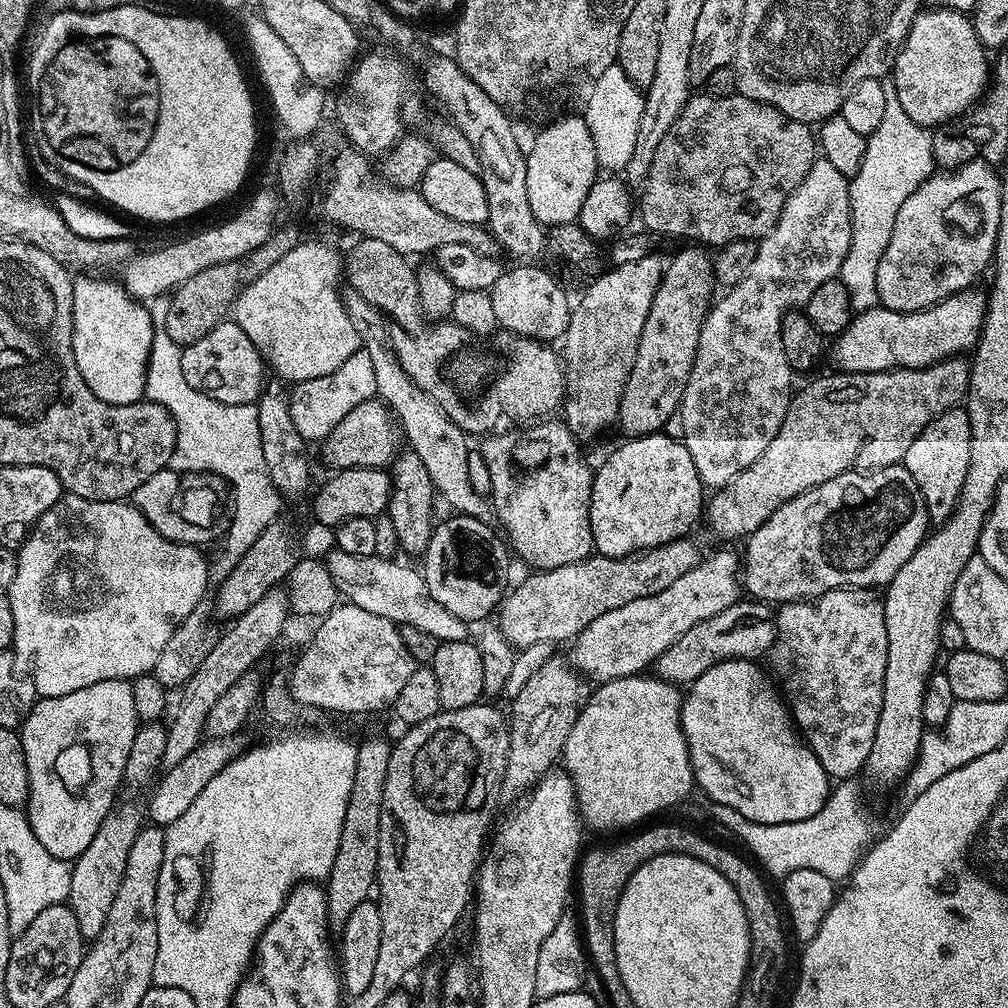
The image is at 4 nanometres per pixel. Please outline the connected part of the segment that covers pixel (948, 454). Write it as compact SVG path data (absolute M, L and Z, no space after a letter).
M957 406L931 420L914 440L914 446L906 450L902 467L918 482L918 490L924 499L928 519L933 525L945 524L956 511L956 503L966 482L966 470L970 466L970 422L968 413Z

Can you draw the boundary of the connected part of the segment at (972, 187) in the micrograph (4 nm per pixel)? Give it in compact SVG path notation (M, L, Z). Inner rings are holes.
M981 159L971 160L969 164L962 164L958 168L941 171L939 173L941 176L939 174L929 176L926 182L922 182L922 186L918 186L918 190L914 190L914 194L910 194L910 198L906 198L906 202L902 202L902 210L898 210L898 218L894 222L894 234L890 234L890 242L878 262L876 299L883 307L892 312L920 312L924 308L934 306L954 294L971 289L975 285L972 283L987 268L989 271L996 254L996 239L998 238L998 226L1000 225L1000 203L1002 202L1002 185L1000 185L999 178L996 177L996 171L997 169L993 165Z

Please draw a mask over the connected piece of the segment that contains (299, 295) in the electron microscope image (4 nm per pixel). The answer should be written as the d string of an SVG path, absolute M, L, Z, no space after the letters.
M305 239L286 258L274 262L270 270L239 289L234 303L236 324L246 330L246 338L260 353L276 355L285 381L334 374L350 354L361 351L360 332L344 309L341 289L336 289L341 272L342 256L328 244Z

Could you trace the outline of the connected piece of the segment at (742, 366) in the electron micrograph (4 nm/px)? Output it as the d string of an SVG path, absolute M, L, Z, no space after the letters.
M823 158L815 159L802 183L789 194L776 225L765 236L760 237L756 246L756 257L754 262L750 264L750 270L746 274L746 278L742 278L742 282L738 282L732 288L727 289L723 293L725 296L721 300L719 297L709 307L708 314L704 317L704 324L700 328L698 350L696 351L694 366L690 374L690 382L686 384L686 394L682 398L678 414L682 418L682 430L684 431L682 439L684 445L686 450L690 450L690 458L694 458L694 466L698 470L698 478L704 484L705 489L719 490L723 488L731 483L740 472L746 470L751 463L754 463L767 450L770 440L778 434L778 426L782 426L782 422L786 418L786 410L794 395L794 387L792 388L792 364L788 361L791 360L790 353L784 349L780 327L784 317L789 312L803 309L807 305L809 298L814 294L814 290L818 290L818 286L822 286L822 282L835 280L839 277L840 267L850 250L850 238L852 237L852 211L850 210L848 182L849 177L842 175L838 170L834 170L834 165L828 160Z

